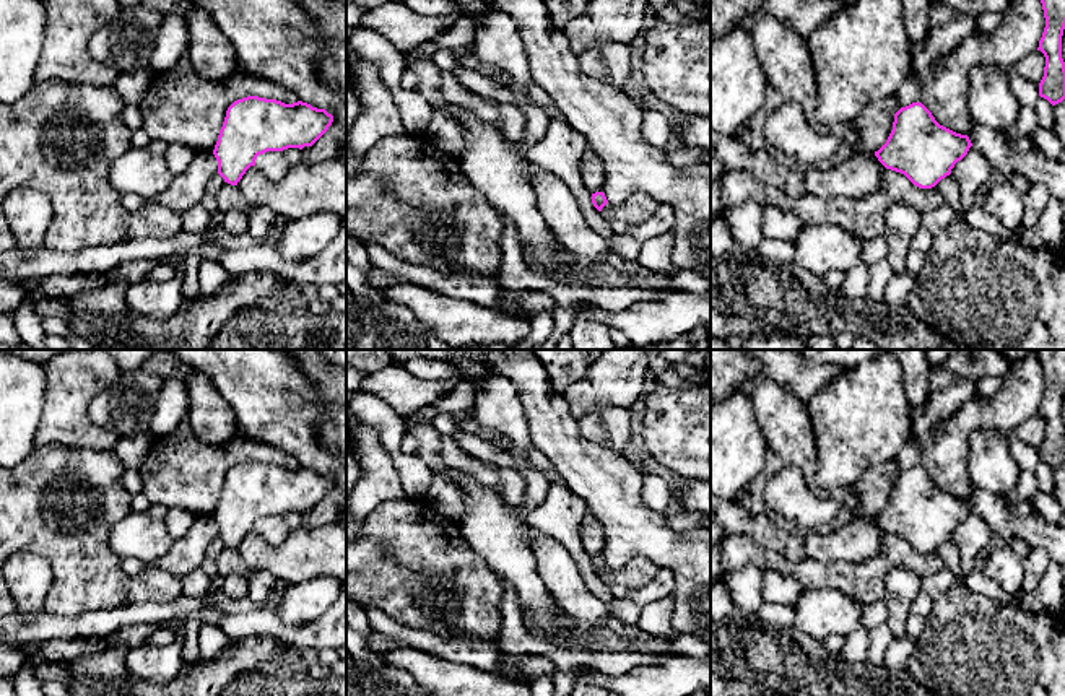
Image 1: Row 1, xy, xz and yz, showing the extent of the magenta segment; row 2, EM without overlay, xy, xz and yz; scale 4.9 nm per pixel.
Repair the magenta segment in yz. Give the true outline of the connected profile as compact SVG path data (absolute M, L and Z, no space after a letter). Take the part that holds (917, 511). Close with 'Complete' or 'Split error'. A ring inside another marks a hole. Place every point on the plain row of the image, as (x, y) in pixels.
M912 467L894 478L893 494L875 520L914 550L932 553L951 538L971 511L967 499L940 489L922 467Z. Complete

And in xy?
M259 460L237 463L226 475L213 514L218 538L237 550L259 519L312 511L332 486L333 480L325 473L302 465L285 468Z. Complete

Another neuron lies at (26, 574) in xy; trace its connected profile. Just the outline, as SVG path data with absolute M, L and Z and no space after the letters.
M34 553L11 555L3 568L3 577L16 603L15 615L36 616L44 611L44 598L50 587L49 561Z

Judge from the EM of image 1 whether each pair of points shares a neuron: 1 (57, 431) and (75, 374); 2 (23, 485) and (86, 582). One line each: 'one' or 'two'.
1: one
2: one

